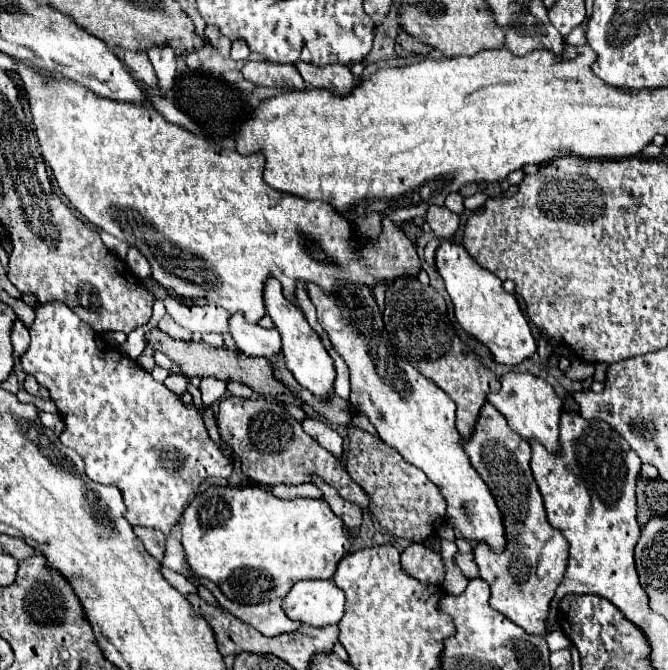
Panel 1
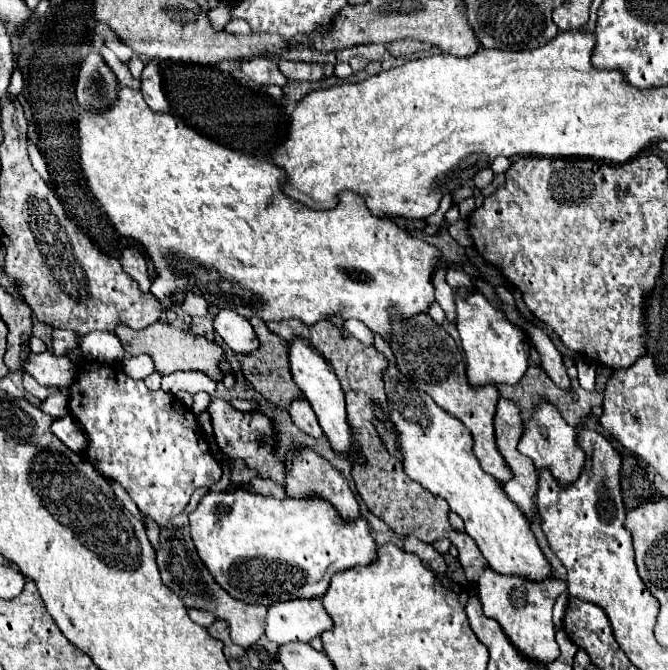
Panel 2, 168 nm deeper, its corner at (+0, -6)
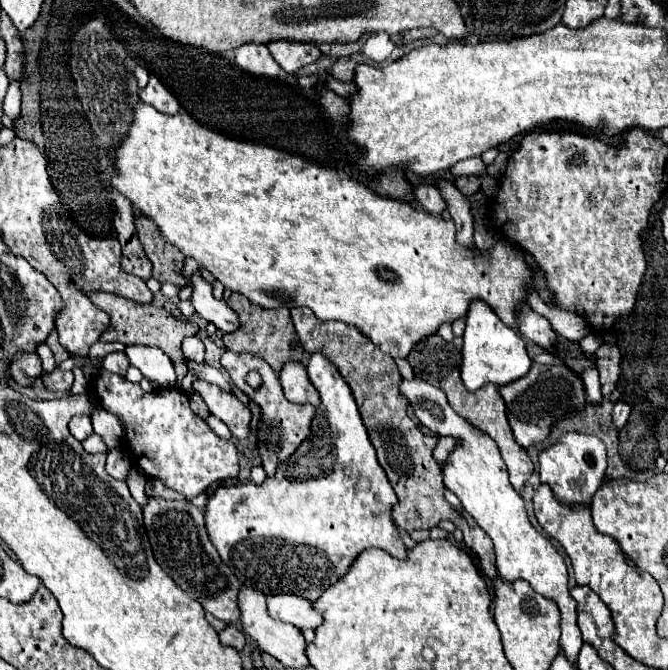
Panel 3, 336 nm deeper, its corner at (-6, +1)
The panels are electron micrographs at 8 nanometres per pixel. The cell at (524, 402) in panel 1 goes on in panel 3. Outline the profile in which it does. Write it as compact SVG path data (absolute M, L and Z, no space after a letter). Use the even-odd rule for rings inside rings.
M565 433L549 449L539 453L539 473L541 483L551 485L555 497L563 503L589 503L595 489L599 489L601 479L607 469L605 445L595 435L585 433Z

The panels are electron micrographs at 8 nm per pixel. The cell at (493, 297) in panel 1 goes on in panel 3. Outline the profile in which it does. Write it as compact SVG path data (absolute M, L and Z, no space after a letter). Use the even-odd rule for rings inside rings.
M471 301L467 311L467 327L463 333L463 365L461 365L461 379L469 391L477 391L485 383L507 385L523 377L531 369L531 359L527 355L527 345L523 337L505 325L497 313L485 301Z

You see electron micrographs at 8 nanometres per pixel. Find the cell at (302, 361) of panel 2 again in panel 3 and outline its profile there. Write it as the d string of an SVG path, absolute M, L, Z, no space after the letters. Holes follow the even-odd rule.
M321 353L309 355L305 367L309 381L321 397L321 405L315 411L311 425L311 437L291 459L281 463L275 477L267 479L263 485L241 483L219 487L207 501L205 527L219 557L243 587L251 587L263 595L293 593L315 601L327 587L347 573L353 557L363 549L383 549L397 559L403 559L407 549L391 519L391 507L397 501L395 491L377 461L349 385L343 381L339 369Z

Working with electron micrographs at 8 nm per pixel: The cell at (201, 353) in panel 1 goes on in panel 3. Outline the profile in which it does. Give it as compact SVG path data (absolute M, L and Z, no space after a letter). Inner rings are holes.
M91 293L95 305L99 305L99 309L107 311L111 317L111 325L109 329L103 333L101 341L119 341L125 345L149 345L149 347L159 347L163 349L169 359L175 365L175 373L177 373L177 381L181 381L188 373L187 359L181 353L181 343L185 339L185 333L197 333L197 327L184 319L177 319L167 311L167 309L159 309L155 305L135 305L133 301L127 301L123 297L115 297L111 293Z

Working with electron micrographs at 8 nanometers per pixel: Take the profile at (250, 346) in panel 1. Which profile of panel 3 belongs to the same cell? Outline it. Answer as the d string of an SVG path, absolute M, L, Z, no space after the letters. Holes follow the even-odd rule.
M193 273L191 285L193 285L191 303L193 303L195 311L203 319L207 319L209 323L217 325L217 329L221 333L233 333L233 331L239 329L239 315L223 299L215 299L213 297L211 283L201 279L199 273Z

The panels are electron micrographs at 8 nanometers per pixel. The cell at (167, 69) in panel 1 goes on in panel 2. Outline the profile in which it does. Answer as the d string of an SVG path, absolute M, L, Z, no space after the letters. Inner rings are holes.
M155 62L147 64L141 74L141 92L145 102L149 104L151 110L155 112L167 112L169 104L165 100L163 88L161 88L161 76L159 76L159 66Z

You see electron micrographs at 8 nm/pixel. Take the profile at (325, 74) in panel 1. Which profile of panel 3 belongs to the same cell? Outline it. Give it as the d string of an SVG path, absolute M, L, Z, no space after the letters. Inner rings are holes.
M273 41L269 43L269 51L273 59L287 71L297 73L301 67L315 63L321 59L321 51L315 49L313 43L289 43L289 41Z

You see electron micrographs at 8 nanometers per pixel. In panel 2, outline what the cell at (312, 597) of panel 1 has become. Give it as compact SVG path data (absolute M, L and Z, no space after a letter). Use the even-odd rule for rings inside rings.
M289 600L267 608L265 634L275 644L311 642L325 630L333 628L333 620L325 612L321 600Z

